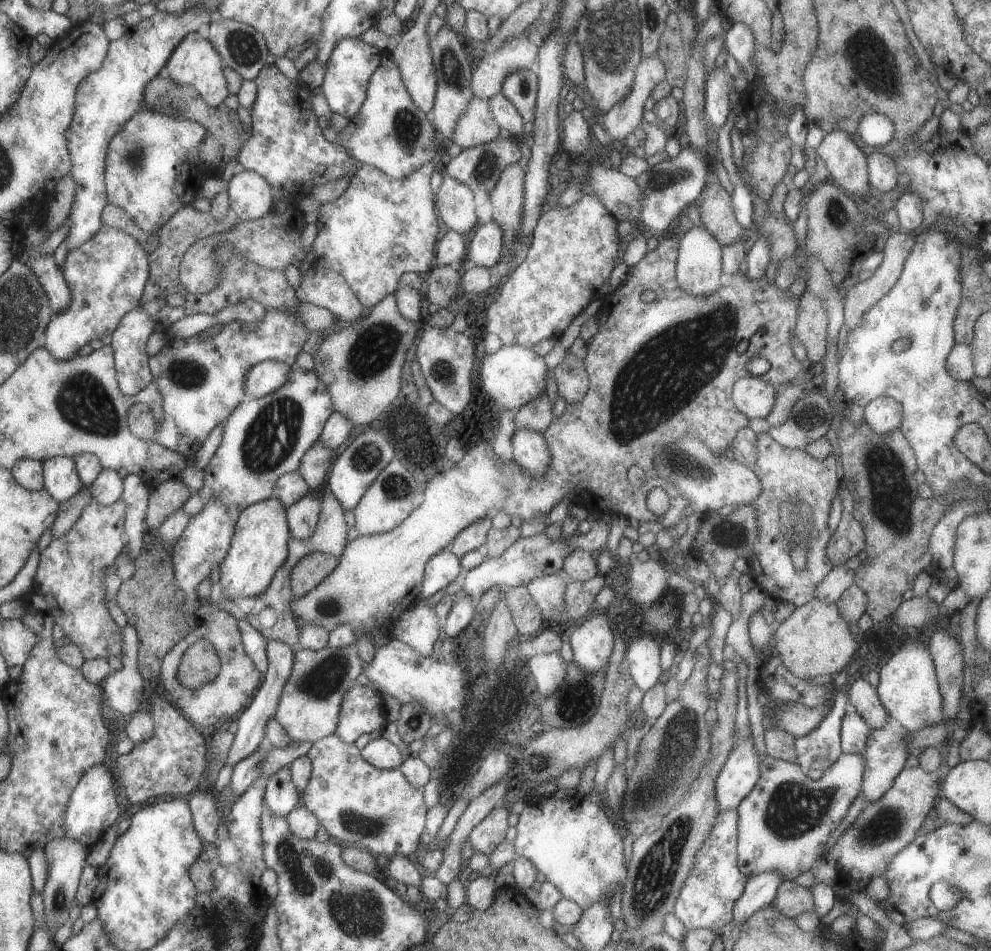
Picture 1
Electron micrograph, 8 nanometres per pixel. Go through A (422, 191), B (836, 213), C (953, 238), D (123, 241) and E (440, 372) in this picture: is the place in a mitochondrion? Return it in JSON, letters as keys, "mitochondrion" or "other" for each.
{"A":"other","B":"mitochondrion","C":"other","D":"other","E":"mitochondrion"}

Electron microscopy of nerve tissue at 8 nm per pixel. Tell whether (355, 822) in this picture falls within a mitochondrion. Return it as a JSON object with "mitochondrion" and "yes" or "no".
{"mitochondrion":"yes"}

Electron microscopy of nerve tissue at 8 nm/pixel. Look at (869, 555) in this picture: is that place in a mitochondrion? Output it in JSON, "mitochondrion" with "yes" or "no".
{"mitochondrion":"no"}

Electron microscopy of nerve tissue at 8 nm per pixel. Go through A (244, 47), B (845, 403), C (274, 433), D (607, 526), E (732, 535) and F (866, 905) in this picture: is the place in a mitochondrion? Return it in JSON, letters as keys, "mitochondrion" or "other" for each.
{"A":"mitochondrion","B":"other","C":"mitochondrion","D":"other","E":"mitochondrion","F":"other"}

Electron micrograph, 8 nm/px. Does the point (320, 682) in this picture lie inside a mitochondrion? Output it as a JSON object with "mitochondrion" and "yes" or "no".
{"mitochondrion":"yes"}

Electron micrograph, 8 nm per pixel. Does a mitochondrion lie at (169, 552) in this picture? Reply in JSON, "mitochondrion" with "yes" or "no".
{"mitochondrion":"no"}

